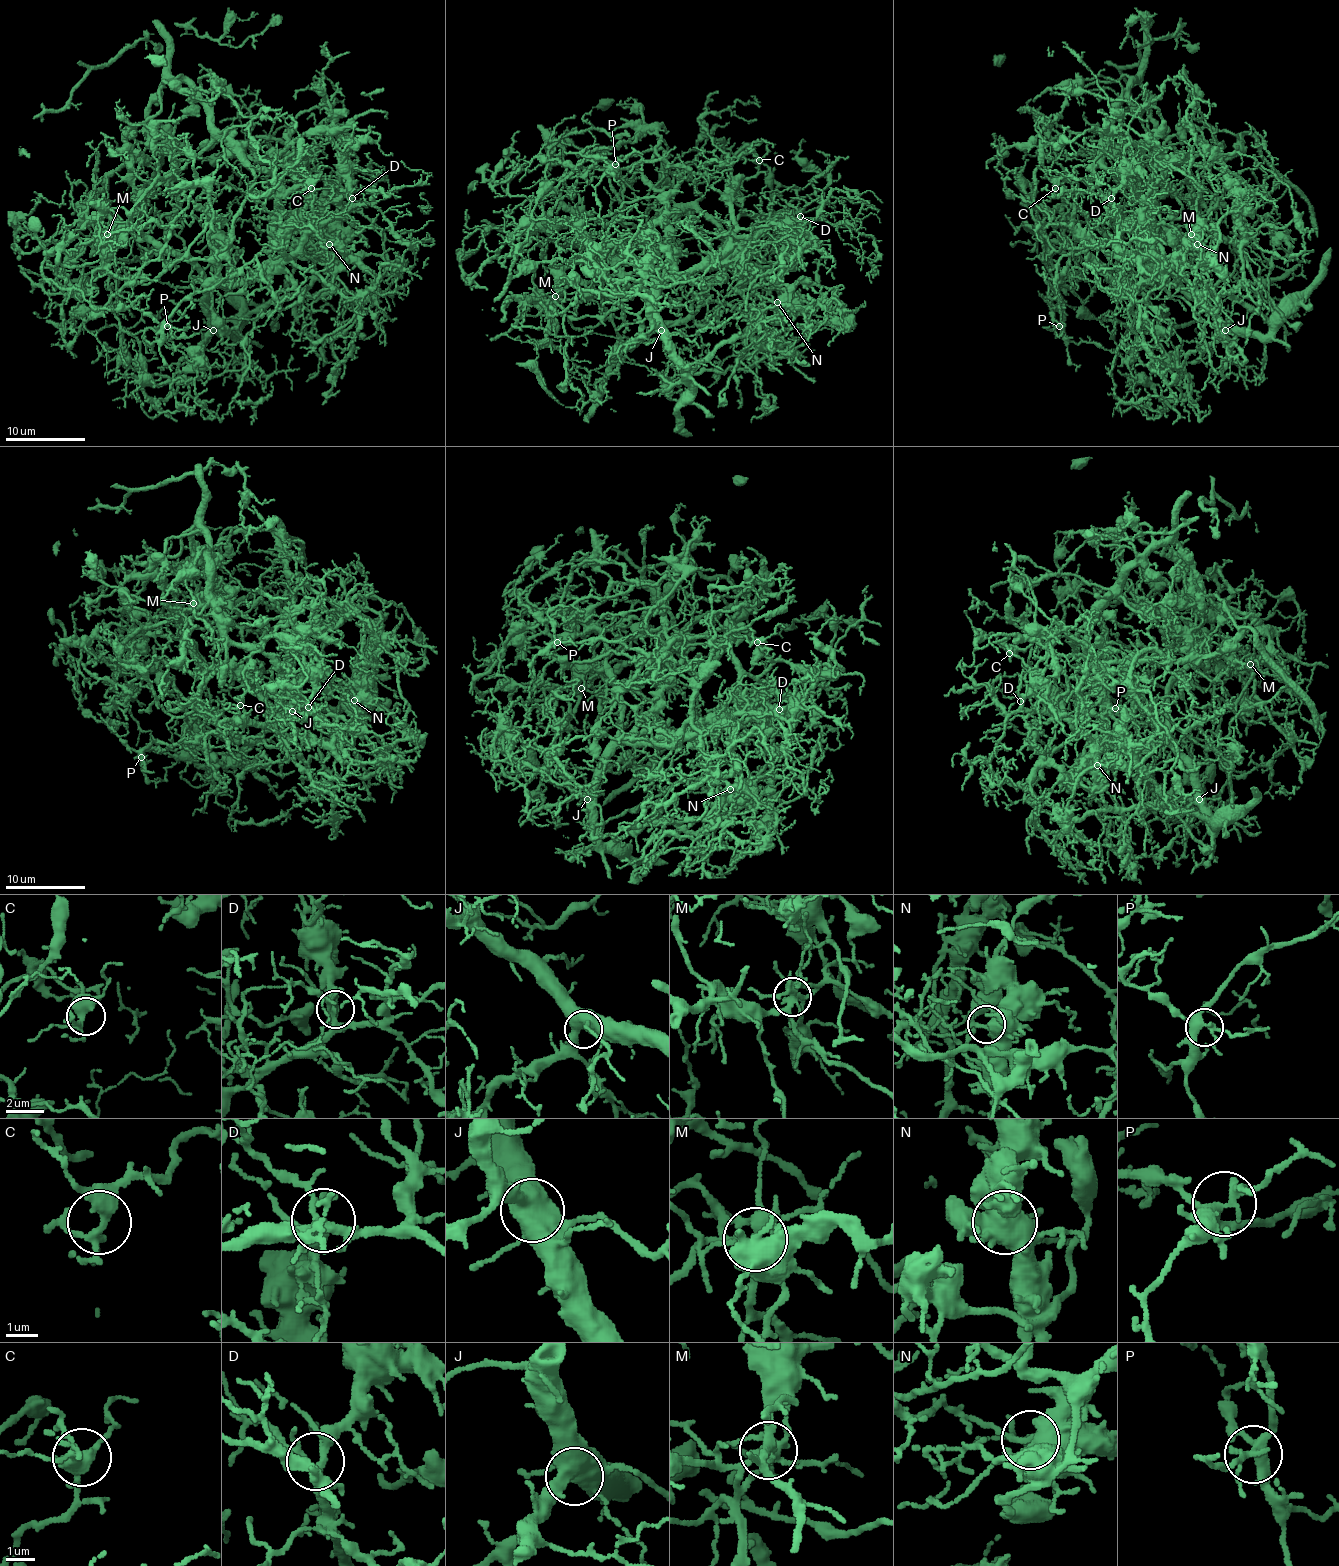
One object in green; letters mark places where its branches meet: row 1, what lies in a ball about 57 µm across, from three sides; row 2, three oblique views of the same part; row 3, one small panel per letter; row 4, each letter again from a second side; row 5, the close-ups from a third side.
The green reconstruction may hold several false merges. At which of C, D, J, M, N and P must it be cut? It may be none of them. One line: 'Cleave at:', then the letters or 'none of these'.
Cleave at: M

